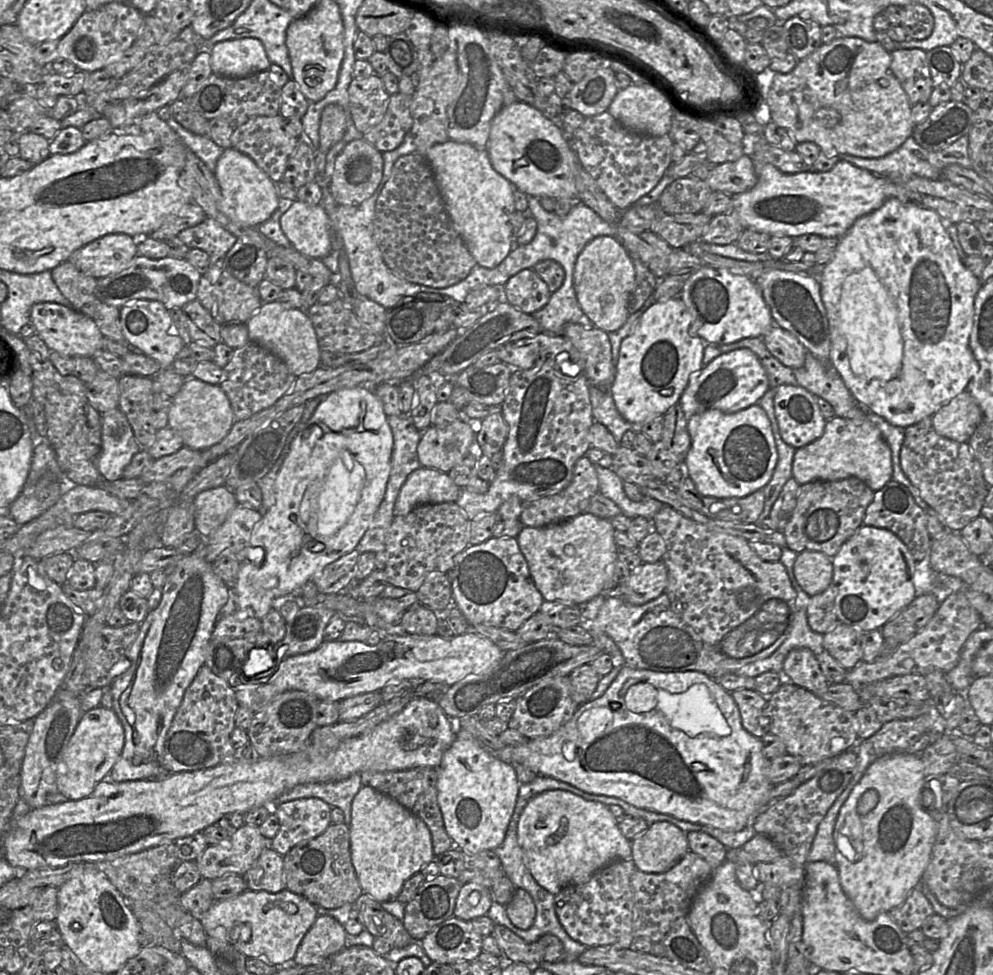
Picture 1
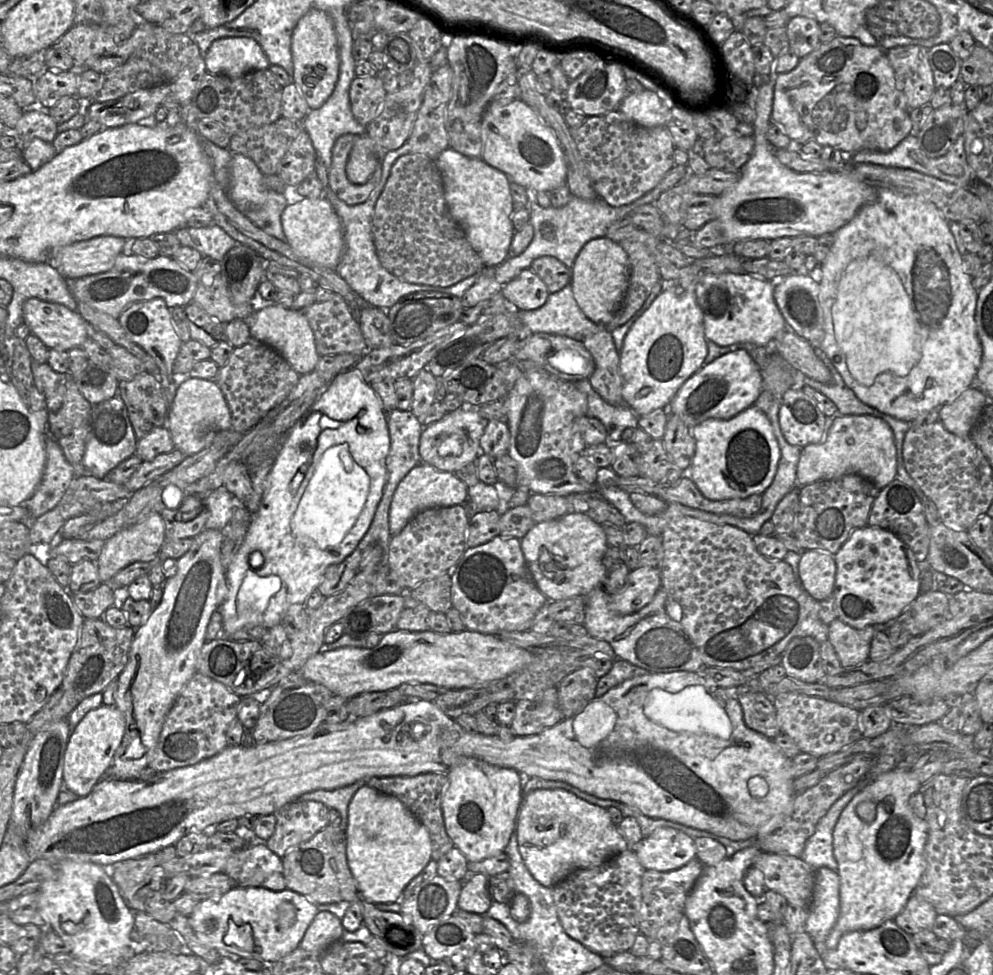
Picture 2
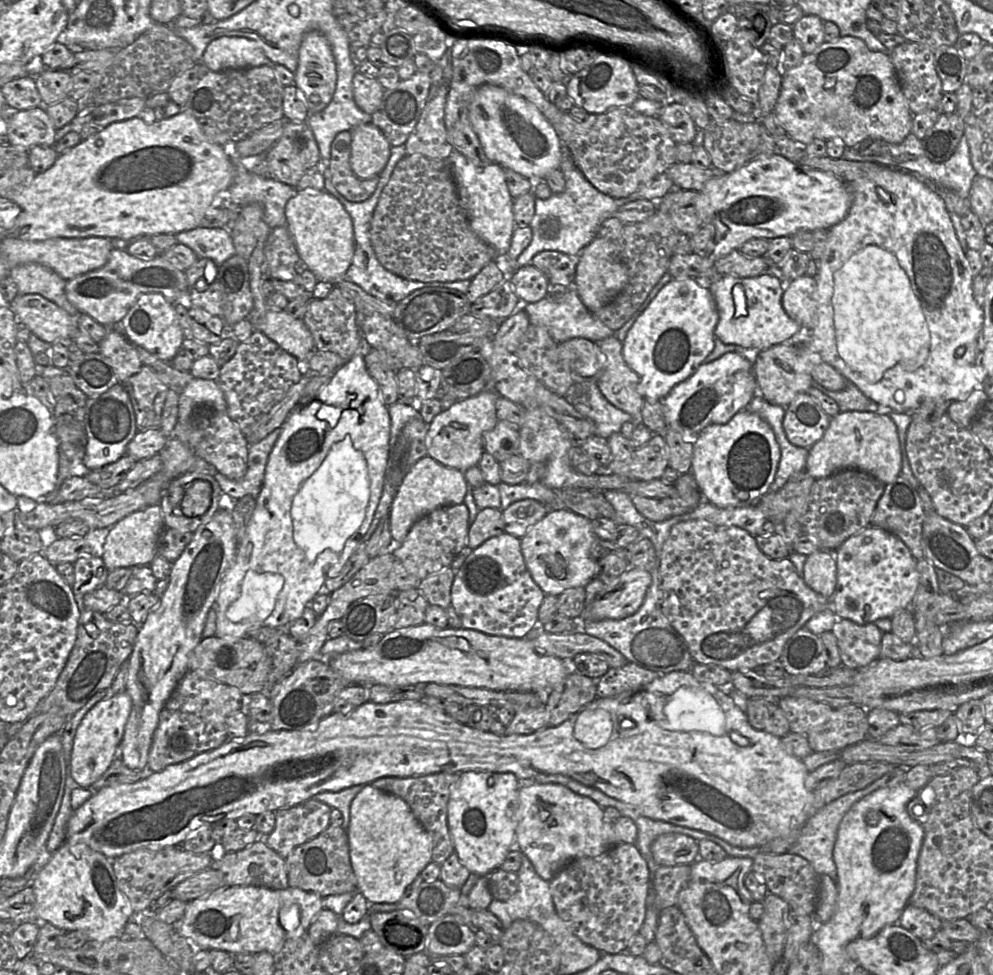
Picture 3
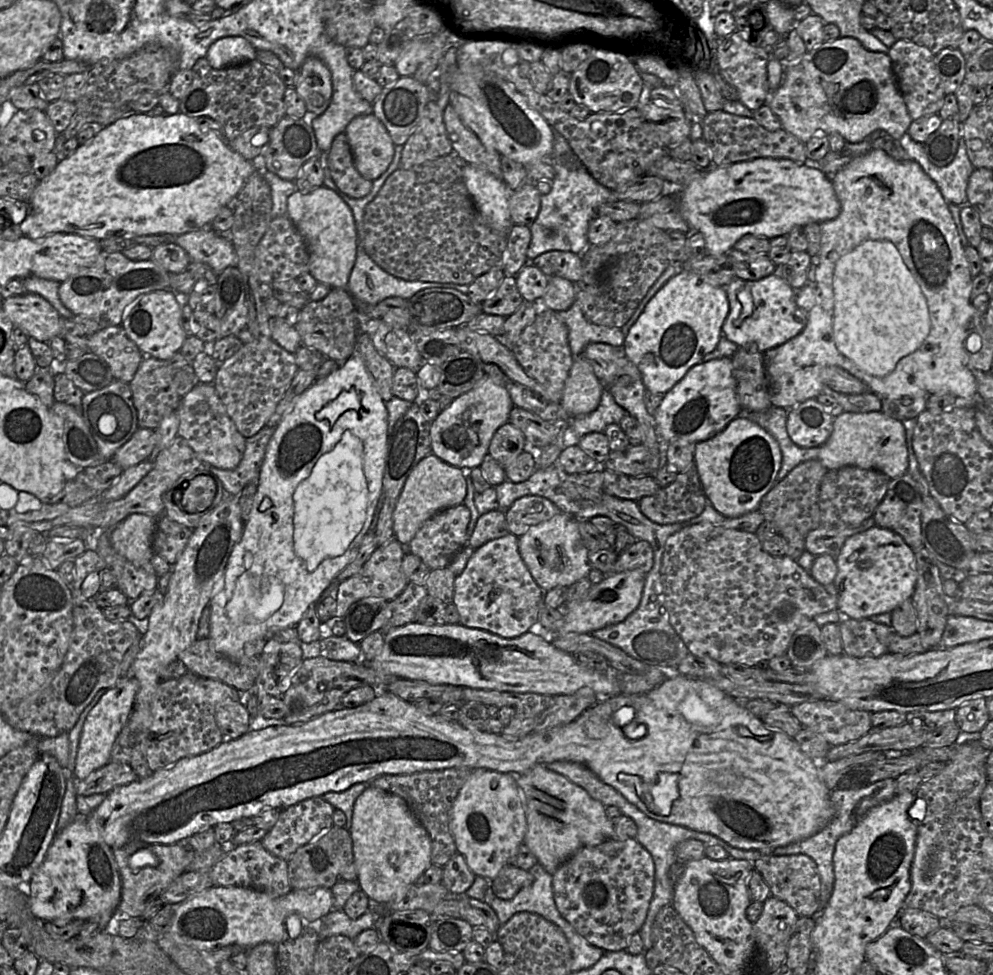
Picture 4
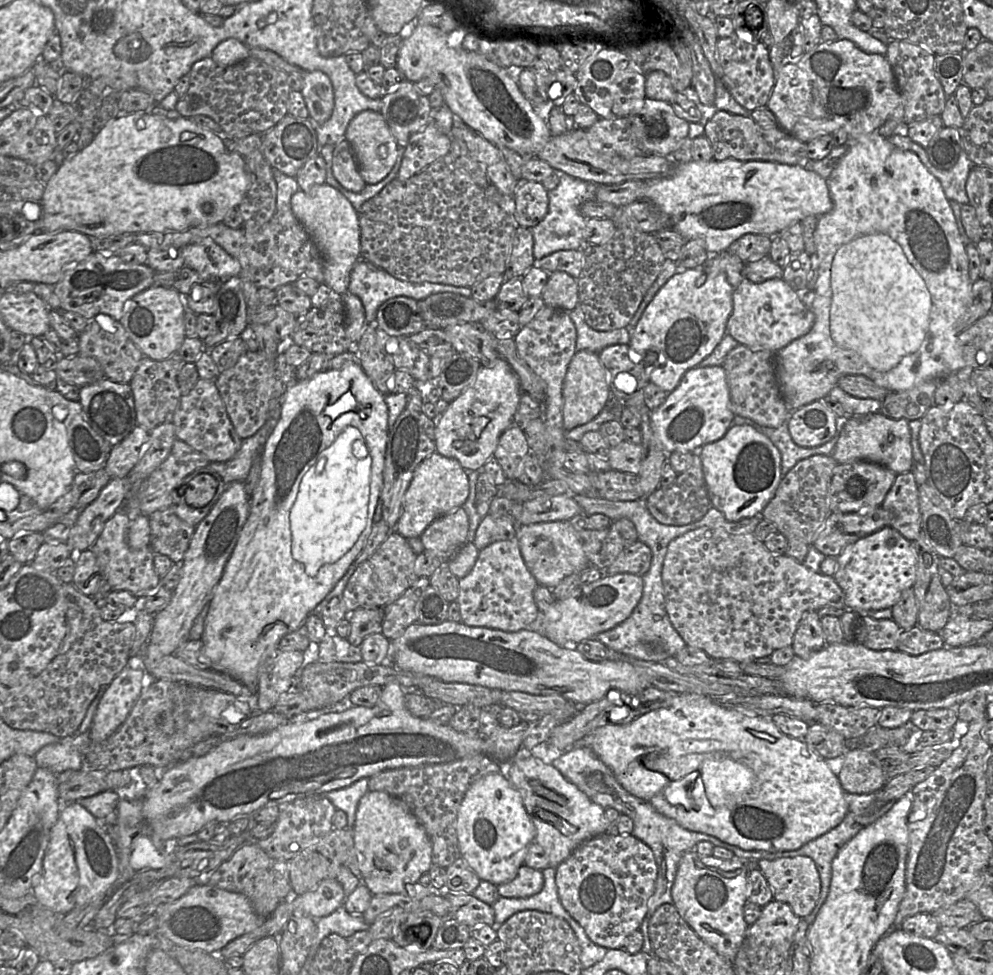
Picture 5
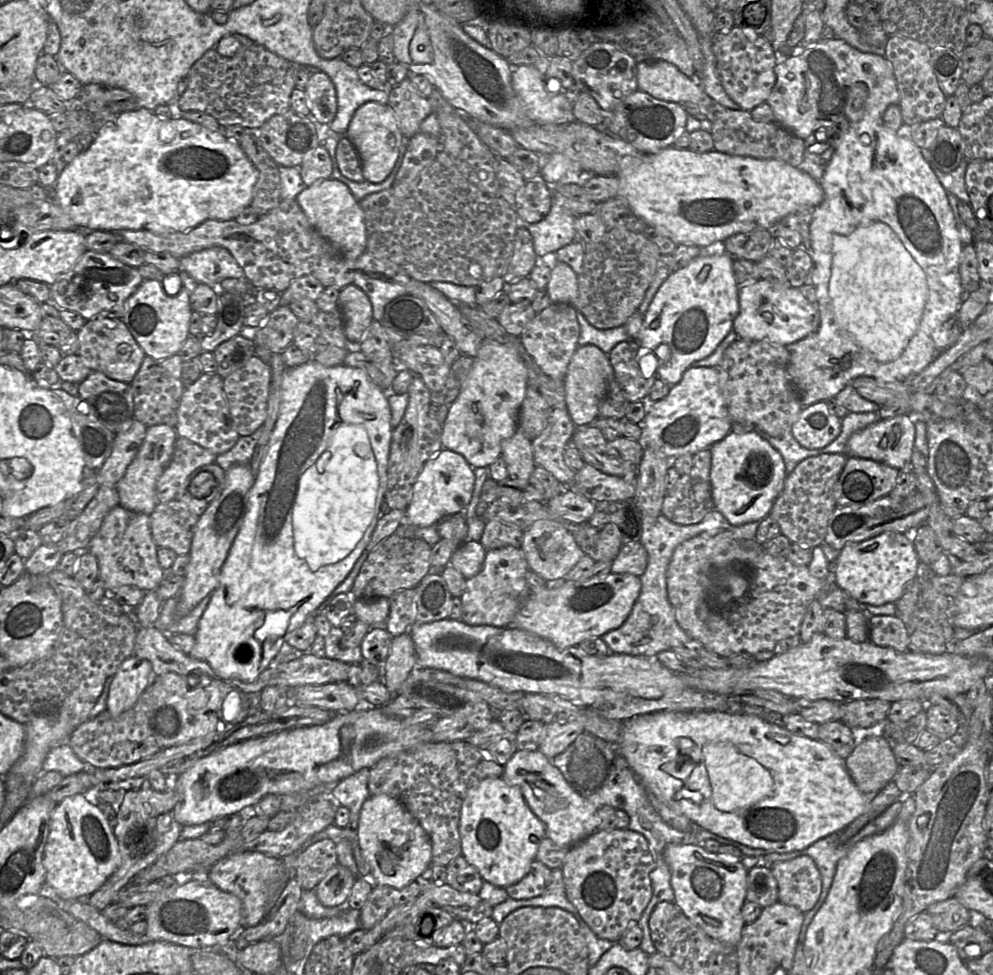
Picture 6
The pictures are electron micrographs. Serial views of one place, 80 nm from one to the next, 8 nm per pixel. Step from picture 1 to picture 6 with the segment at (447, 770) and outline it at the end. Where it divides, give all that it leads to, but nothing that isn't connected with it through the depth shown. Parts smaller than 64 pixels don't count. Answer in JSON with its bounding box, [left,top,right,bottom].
[459,777,546,888]

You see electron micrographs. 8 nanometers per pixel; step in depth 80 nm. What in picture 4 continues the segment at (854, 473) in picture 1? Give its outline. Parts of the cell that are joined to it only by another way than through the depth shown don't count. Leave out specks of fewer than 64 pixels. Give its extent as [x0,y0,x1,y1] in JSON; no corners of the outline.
[817,412,908,479]

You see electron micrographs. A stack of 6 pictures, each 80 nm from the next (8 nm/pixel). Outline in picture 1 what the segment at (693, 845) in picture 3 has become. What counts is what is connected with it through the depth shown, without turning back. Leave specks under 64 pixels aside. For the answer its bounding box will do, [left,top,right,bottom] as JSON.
[631,822,689,873]

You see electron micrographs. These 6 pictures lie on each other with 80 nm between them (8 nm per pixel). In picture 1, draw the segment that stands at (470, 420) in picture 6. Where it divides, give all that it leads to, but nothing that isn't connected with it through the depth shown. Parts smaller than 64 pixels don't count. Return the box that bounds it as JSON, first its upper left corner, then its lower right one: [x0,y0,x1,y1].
[417,415,476,473]

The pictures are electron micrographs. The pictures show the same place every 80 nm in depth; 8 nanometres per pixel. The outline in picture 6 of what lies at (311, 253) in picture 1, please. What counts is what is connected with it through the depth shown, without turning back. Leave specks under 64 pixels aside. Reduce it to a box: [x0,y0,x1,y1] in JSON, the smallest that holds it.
[296,179,366,259]

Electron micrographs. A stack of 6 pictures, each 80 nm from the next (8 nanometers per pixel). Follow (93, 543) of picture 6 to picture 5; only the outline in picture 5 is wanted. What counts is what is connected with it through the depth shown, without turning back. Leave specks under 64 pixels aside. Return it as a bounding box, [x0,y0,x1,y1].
[91,508,160,597]

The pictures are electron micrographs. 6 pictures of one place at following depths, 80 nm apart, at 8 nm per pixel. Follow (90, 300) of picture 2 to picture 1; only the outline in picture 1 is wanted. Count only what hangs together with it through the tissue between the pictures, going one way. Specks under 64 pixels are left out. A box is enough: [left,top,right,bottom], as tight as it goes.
[96,255,201,310]

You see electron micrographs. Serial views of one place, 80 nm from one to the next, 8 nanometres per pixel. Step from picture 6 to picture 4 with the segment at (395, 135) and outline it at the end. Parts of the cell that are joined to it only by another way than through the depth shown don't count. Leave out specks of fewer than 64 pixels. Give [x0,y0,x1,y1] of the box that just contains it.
[345,113,395,180]

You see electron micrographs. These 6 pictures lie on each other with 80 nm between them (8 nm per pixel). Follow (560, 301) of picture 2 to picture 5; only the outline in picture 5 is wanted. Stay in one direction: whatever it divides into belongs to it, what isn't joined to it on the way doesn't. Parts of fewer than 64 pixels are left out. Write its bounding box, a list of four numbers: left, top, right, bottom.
[569,305,632,354]

